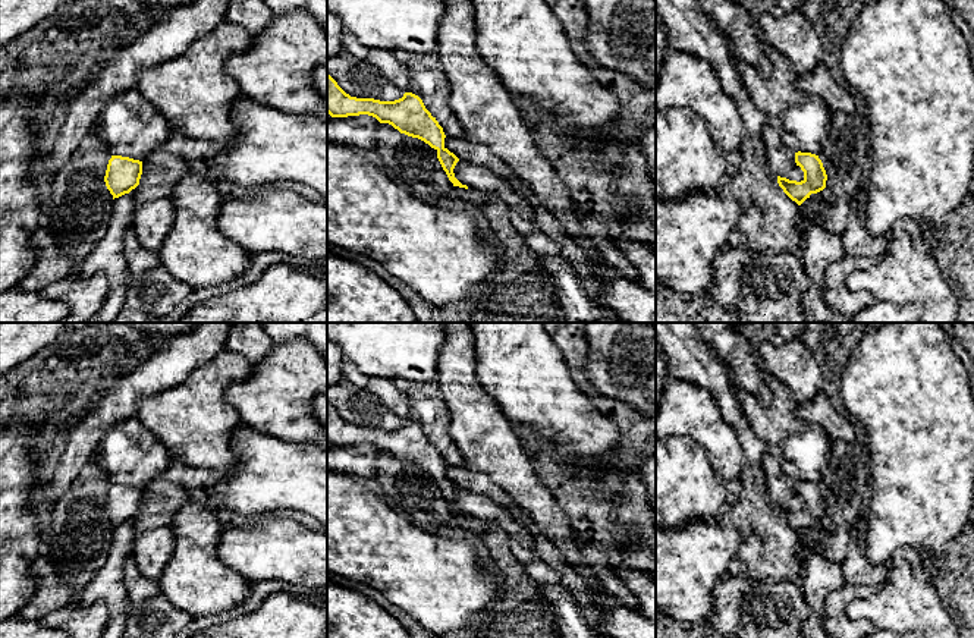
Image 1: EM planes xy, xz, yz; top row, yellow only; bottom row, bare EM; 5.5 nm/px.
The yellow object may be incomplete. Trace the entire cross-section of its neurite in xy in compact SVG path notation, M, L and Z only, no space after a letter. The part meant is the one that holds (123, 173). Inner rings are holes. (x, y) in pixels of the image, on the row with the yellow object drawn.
M111 155L104 182L114 199L135 189L139 185L141 175L142 161L122 155Z

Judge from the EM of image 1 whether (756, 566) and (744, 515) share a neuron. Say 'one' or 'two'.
one

